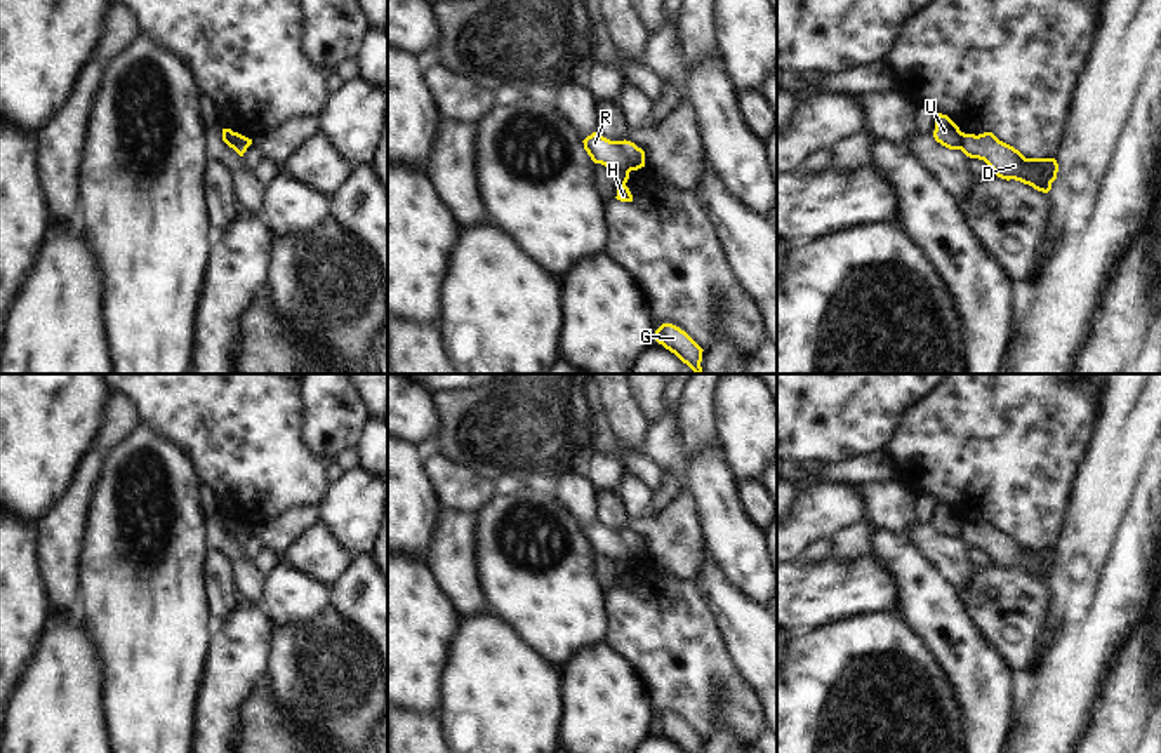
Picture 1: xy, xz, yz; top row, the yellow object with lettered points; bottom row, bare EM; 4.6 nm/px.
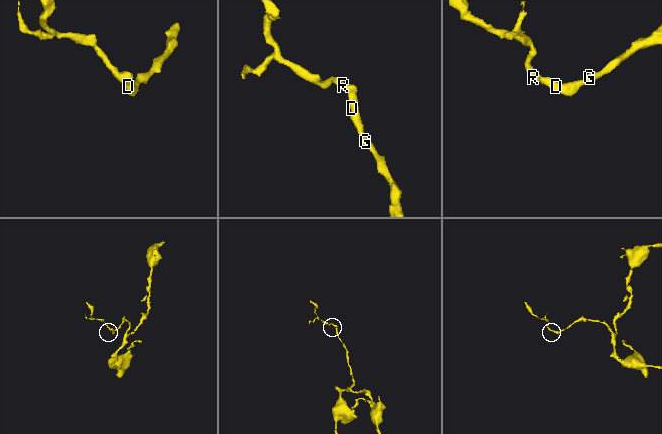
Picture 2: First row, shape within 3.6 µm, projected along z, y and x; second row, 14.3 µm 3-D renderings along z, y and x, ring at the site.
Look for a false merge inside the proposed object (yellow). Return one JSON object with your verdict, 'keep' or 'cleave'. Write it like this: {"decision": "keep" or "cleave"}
{"decision": "cleave"}

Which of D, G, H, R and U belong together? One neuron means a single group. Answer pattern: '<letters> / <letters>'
D G H / R U

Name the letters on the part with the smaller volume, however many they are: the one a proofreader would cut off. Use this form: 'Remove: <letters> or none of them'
Remove: R, U

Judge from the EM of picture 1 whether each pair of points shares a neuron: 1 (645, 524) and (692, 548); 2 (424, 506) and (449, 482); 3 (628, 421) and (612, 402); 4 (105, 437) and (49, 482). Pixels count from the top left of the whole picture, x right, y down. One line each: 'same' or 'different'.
1: same
2: different
3: same
4: different

